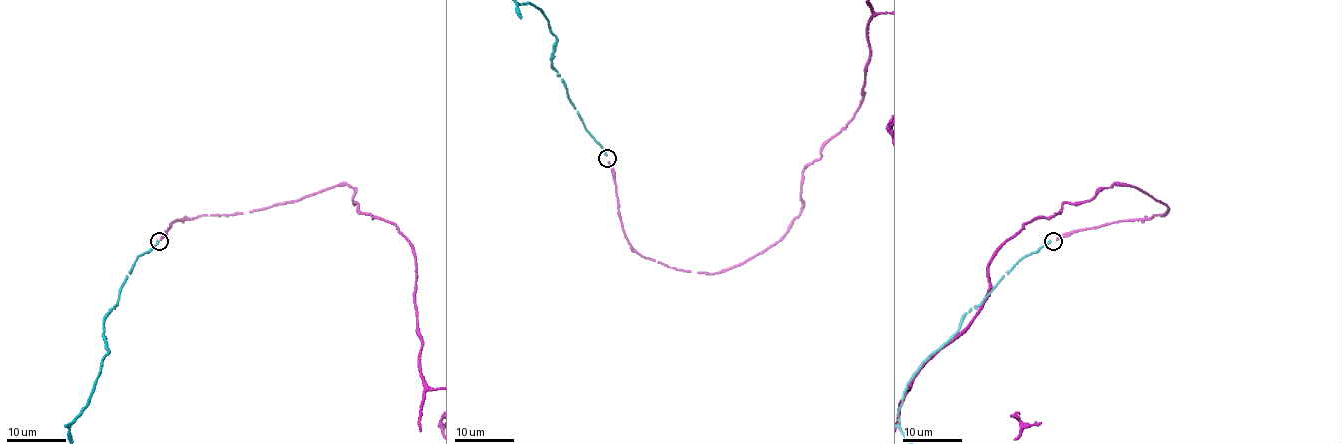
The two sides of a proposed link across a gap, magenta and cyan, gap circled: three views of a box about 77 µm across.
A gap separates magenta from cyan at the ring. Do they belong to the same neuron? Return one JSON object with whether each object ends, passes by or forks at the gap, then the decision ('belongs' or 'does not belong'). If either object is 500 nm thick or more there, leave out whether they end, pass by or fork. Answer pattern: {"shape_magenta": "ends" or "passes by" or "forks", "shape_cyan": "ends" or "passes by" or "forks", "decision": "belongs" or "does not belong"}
{"shape_magenta": "ends", "shape_cyan": "ends", "decision": "belongs"}

